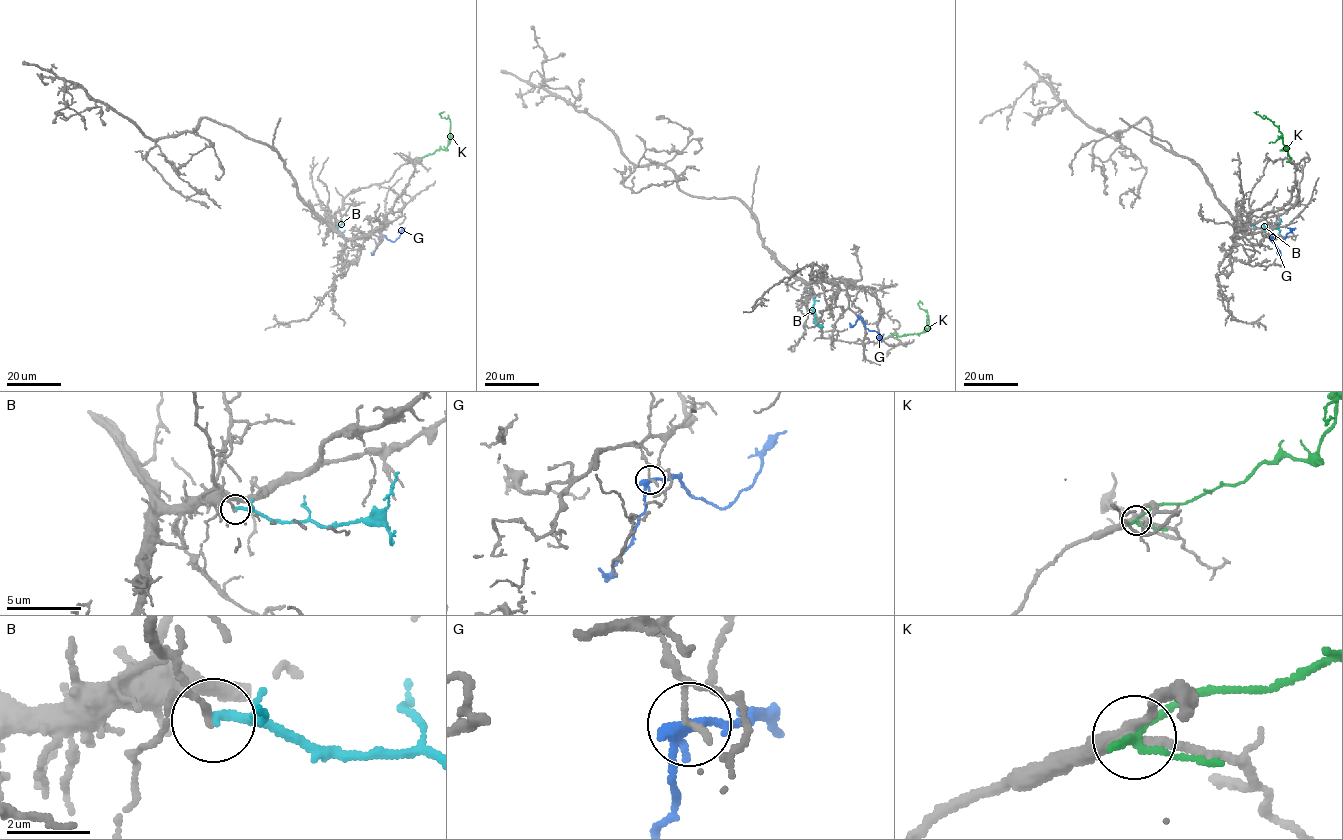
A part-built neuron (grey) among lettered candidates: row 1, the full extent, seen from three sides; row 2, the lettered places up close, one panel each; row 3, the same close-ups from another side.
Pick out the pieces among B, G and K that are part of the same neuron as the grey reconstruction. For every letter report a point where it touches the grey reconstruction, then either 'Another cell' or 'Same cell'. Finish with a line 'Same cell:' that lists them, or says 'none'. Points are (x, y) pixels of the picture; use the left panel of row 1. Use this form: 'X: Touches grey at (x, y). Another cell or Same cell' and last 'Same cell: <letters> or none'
B: Touches grey at (335, 226). Another cell
G: Touches grey at (380, 236). Another cell
K: Touches grey at (413, 160). Another cell
Same cell: none

